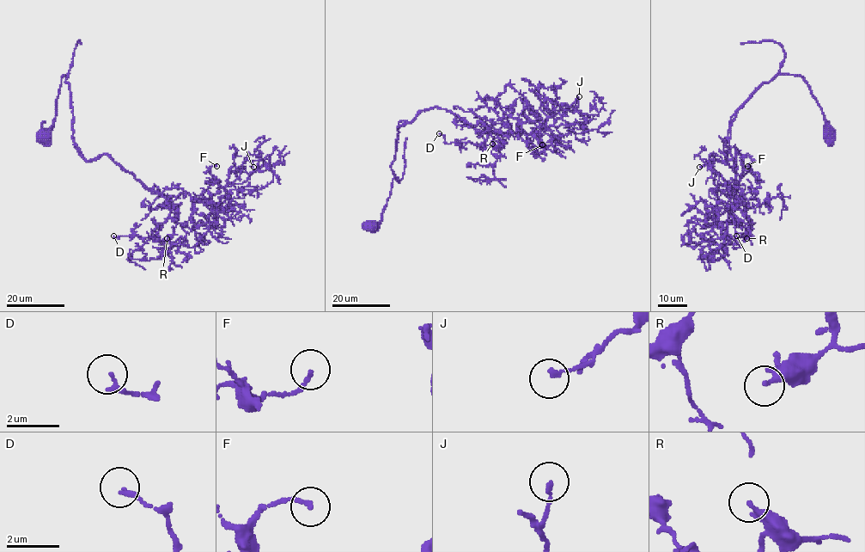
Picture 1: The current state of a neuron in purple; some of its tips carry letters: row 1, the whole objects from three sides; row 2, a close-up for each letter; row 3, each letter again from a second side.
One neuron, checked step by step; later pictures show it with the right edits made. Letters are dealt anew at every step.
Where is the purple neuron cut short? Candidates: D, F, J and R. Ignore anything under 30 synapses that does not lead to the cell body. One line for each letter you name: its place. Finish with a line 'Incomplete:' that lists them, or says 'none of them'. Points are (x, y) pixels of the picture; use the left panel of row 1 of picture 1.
Incomplete: none of them

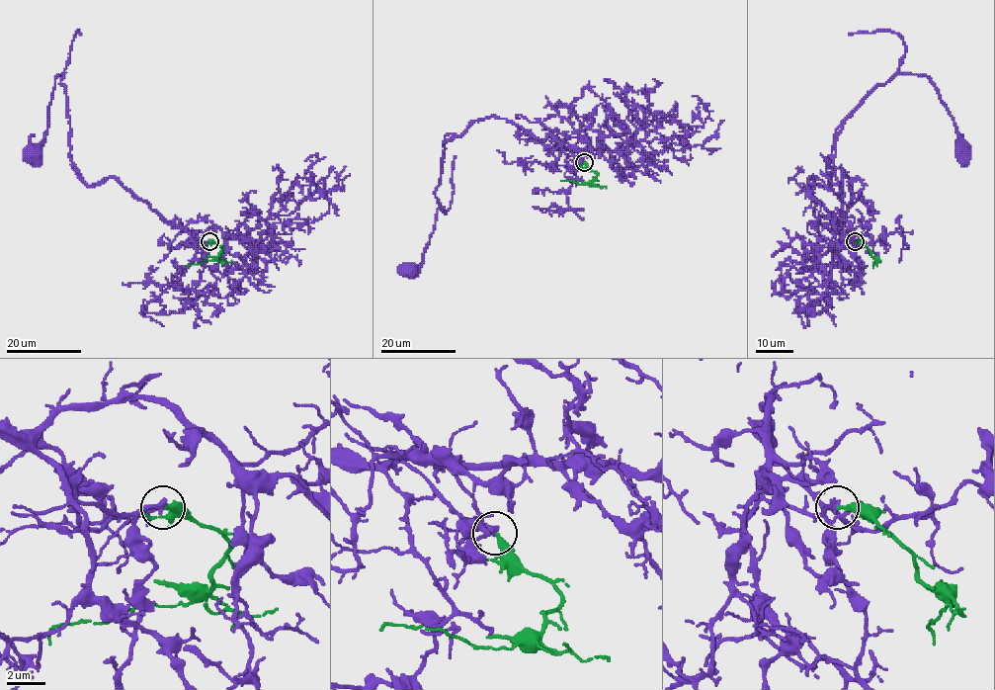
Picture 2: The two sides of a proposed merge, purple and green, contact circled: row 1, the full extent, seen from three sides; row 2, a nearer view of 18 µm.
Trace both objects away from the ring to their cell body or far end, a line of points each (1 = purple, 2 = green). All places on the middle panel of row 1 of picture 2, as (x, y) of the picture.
1: (584, 162), (505, 119), (473, 122), (444, 142), (436, 225), (421, 263), (405, 268)
2: (584, 162), (597, 174), (592, 182), (580, 185), (562, 181)

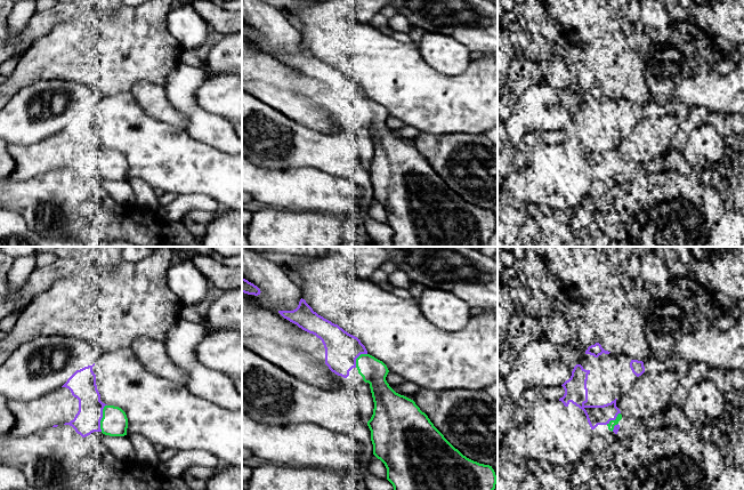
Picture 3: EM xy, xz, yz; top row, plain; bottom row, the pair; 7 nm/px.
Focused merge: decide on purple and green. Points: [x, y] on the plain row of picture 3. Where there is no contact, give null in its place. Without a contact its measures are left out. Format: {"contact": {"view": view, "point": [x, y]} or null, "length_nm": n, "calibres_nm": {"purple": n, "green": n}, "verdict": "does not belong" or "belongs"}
{"contact": {"view": "xy", "point": [102, 161]}, "length_nm": 200, "calibres_nm": {"purple": 180, "green": 190}, "verdict": "belongs"}

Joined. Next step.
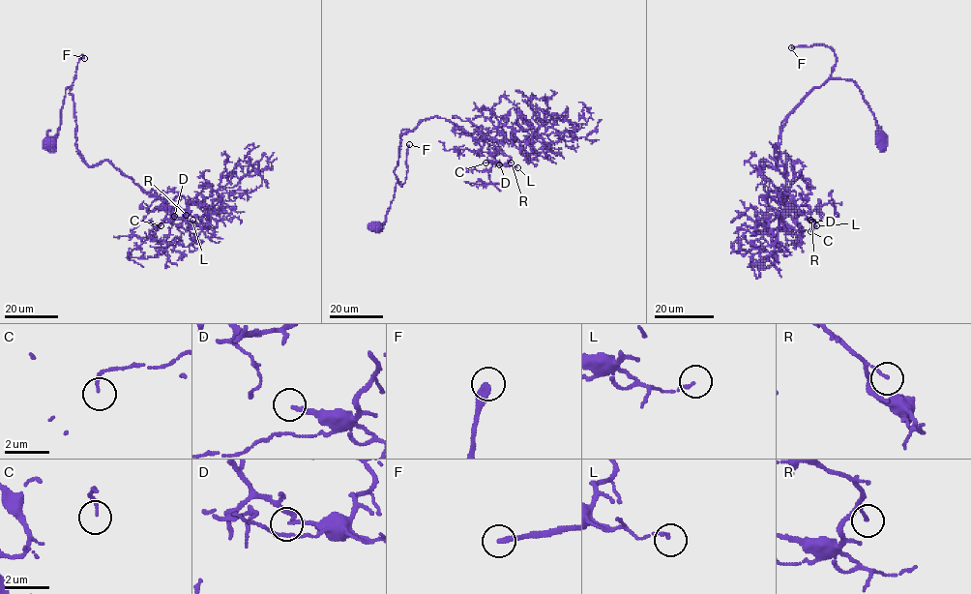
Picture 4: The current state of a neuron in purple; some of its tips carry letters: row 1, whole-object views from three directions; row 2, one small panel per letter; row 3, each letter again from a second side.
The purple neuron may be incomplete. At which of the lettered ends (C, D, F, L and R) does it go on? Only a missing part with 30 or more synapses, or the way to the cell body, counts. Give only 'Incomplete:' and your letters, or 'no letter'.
Incomplete: F

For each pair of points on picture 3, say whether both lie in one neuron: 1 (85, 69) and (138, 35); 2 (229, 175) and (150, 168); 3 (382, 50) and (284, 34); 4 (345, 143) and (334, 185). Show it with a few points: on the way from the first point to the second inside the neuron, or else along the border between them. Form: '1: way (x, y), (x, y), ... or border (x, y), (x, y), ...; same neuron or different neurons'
1: way (98, 55), (102, 51), (111, 51), (124, 46); same neuron
2: way (210, 175), (169, 175); same neuron
3: border (299, 32), (301, 41); different neurons
4: border (312, 167), (332, 176), (347, 177), (362, 187); different neurons

